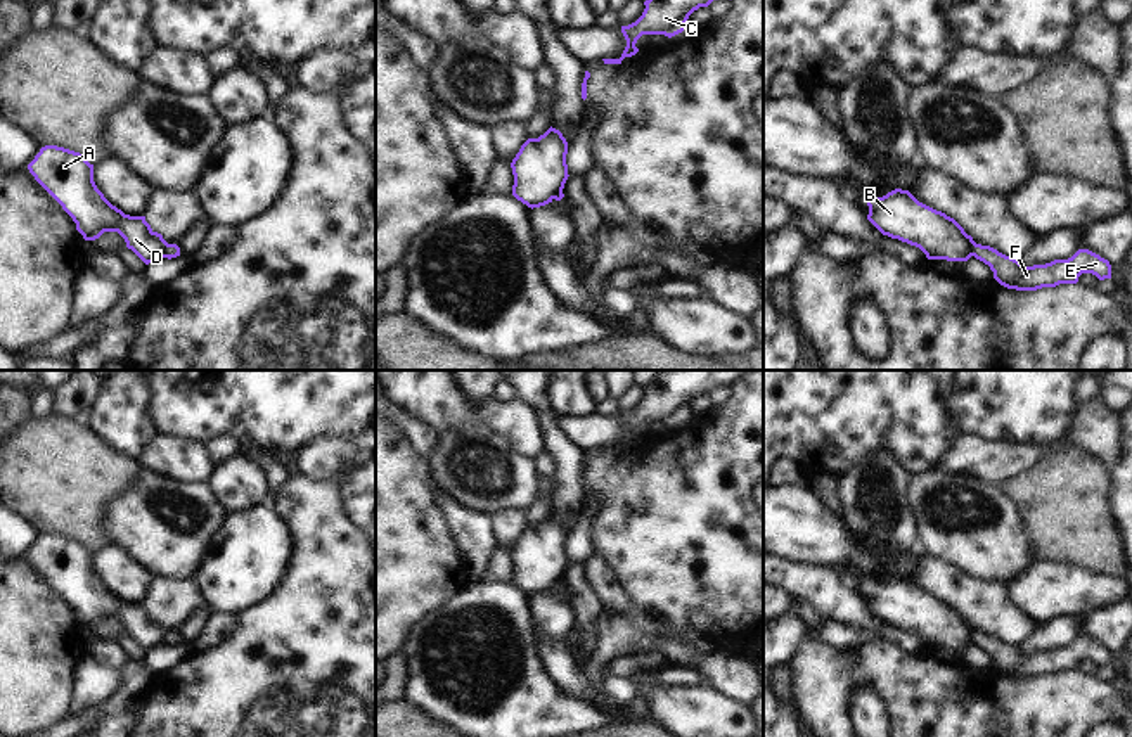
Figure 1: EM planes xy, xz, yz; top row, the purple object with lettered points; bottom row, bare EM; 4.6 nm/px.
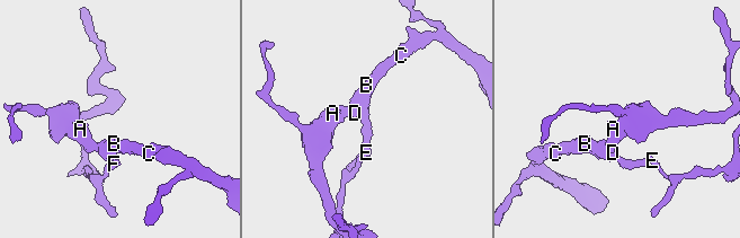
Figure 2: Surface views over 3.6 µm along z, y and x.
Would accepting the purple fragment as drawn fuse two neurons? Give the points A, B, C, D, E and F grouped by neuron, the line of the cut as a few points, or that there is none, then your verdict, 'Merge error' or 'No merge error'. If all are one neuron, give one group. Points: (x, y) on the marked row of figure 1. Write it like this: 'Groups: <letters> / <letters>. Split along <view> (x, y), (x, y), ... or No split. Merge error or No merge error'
Groups: A B C D / E F. Split along xy (168, 244), (163, 256). Merge error

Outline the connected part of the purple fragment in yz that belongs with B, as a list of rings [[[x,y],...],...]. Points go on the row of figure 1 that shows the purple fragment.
[[[895,189],[869,199],[867,220],[883,234],[919,247],[928,260],[968,261],[976,244],[950,216]]]

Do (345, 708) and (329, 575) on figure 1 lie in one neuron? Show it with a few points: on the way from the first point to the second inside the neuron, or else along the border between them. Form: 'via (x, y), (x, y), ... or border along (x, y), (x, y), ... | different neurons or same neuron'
via (333, 675), (329, 608) | same neuron

